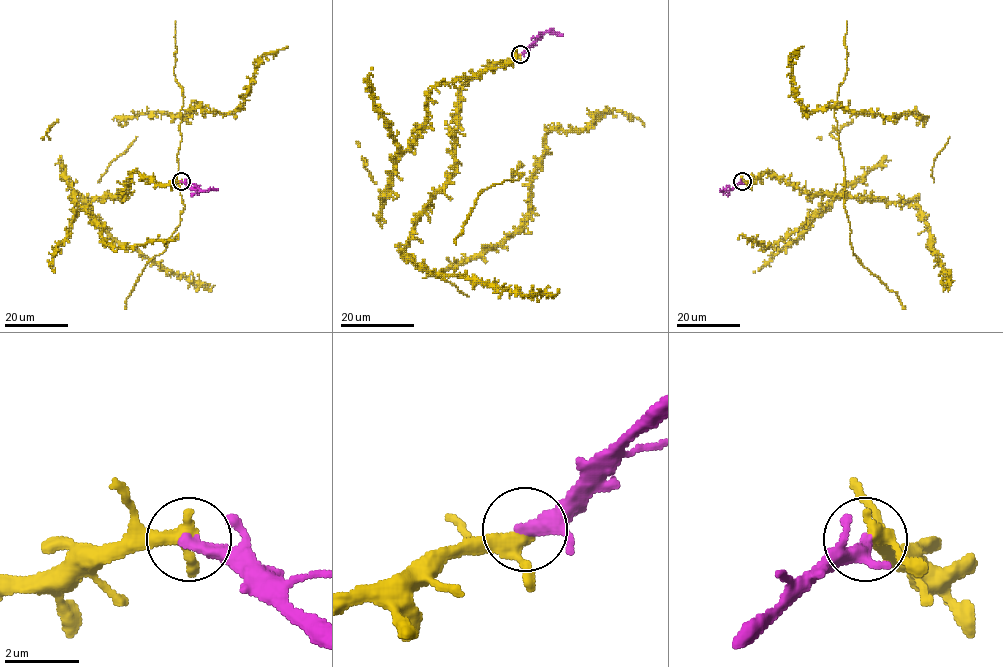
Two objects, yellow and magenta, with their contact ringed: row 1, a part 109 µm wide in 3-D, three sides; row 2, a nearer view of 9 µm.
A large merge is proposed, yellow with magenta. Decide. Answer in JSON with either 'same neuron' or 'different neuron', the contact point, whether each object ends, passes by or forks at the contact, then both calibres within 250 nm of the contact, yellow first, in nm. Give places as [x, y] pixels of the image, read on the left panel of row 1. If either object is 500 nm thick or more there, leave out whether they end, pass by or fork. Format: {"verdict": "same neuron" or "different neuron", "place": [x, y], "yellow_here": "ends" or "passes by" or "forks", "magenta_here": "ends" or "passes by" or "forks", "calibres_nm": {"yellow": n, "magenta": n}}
{"verdict": "same neuron", "place": [181, 181], "yellow_here": "passes by", "magenta_here": "ends", "calibres_nm": {"yellow": 360, "magenta": 400}}

